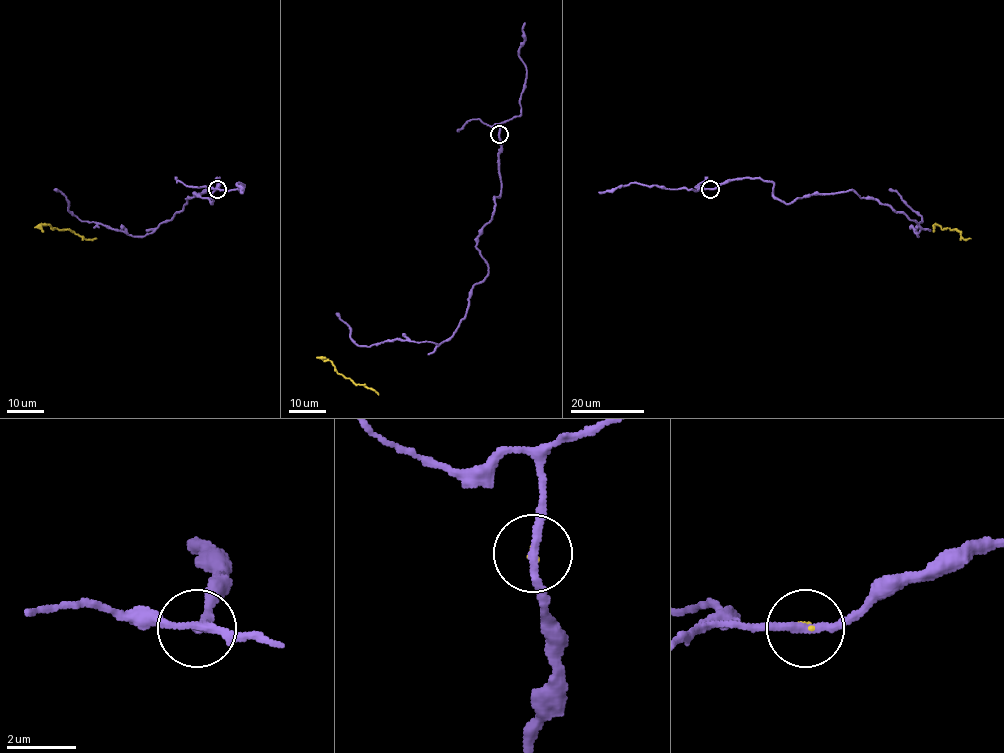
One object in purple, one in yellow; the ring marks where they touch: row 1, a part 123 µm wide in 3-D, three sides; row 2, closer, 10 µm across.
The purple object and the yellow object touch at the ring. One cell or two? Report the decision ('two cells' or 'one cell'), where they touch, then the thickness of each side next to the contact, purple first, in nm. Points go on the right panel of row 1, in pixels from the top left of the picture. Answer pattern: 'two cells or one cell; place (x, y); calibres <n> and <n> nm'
two cells; place (710, 189); calibres 240 and 60 nm

